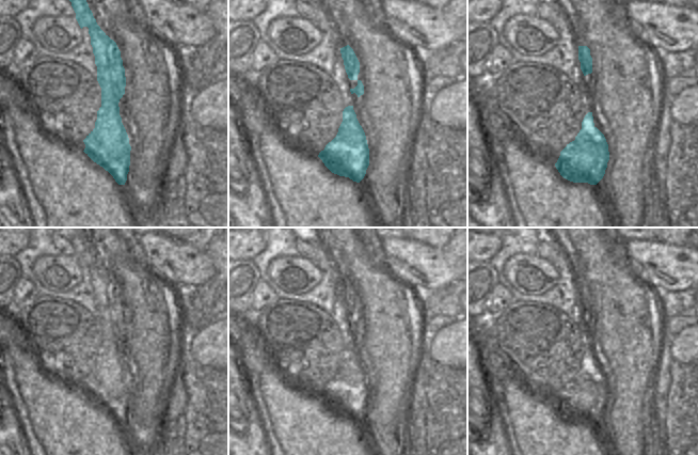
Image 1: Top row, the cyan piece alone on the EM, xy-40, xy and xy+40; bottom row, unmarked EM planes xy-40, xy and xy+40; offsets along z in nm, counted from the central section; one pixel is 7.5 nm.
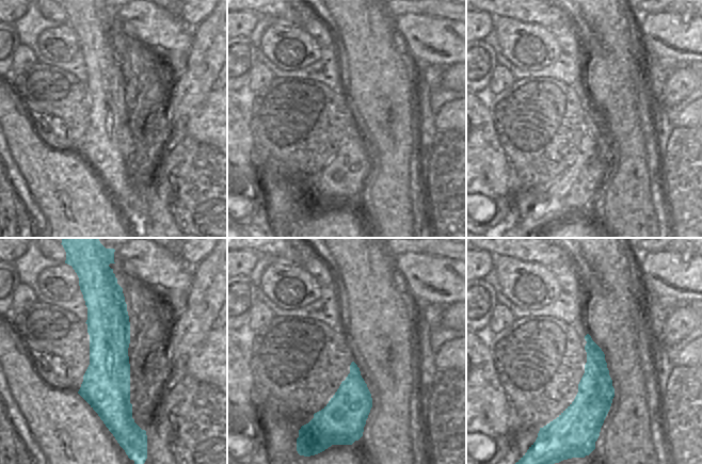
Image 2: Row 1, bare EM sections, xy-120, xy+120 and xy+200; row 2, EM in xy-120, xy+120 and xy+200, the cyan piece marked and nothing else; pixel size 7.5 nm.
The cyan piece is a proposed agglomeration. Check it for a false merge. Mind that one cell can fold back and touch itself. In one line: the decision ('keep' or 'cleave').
cleave

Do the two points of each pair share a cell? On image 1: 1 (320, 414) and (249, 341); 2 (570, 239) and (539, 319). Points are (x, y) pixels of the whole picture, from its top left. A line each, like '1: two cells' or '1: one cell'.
1: one cell
2: two cells

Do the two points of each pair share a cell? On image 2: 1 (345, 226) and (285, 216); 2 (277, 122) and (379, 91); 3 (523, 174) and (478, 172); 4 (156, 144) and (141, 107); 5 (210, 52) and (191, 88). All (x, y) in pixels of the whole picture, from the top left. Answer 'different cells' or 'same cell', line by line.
1: same cell
2: different cells
3: different cells
4: same cell
5: same cell

